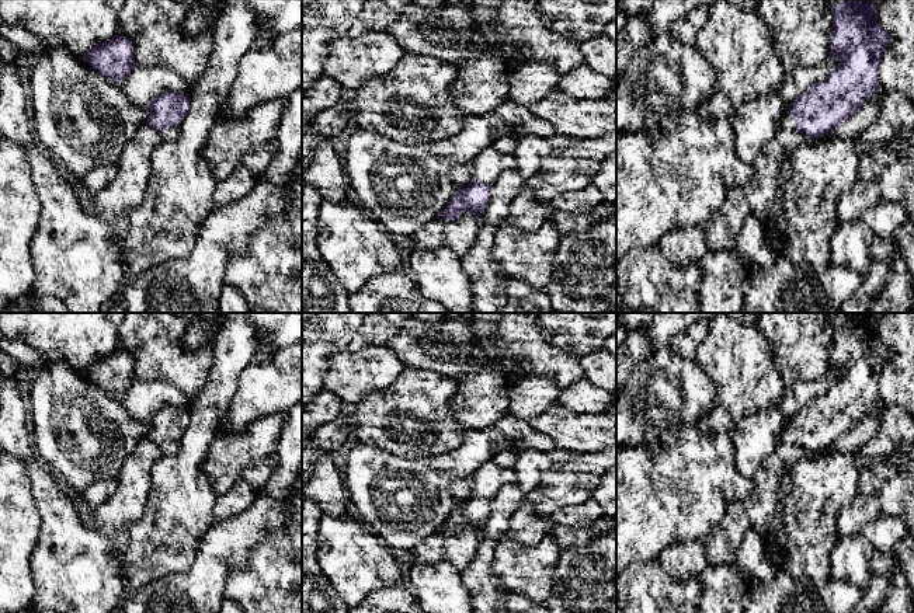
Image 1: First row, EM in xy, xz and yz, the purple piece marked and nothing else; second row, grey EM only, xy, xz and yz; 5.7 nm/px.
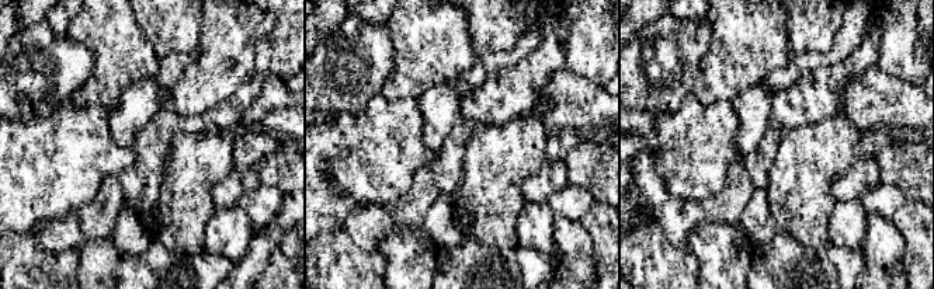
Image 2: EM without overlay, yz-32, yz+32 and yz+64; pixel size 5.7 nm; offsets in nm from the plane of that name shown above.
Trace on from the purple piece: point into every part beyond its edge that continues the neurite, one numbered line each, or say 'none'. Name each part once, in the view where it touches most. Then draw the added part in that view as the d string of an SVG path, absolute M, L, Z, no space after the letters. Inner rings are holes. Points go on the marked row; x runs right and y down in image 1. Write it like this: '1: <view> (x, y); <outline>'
1: xz (486, 167); M493 146L483 149L472 160L472 180L493 184L505 170L515 170L517 160L511 153L503 153Z

